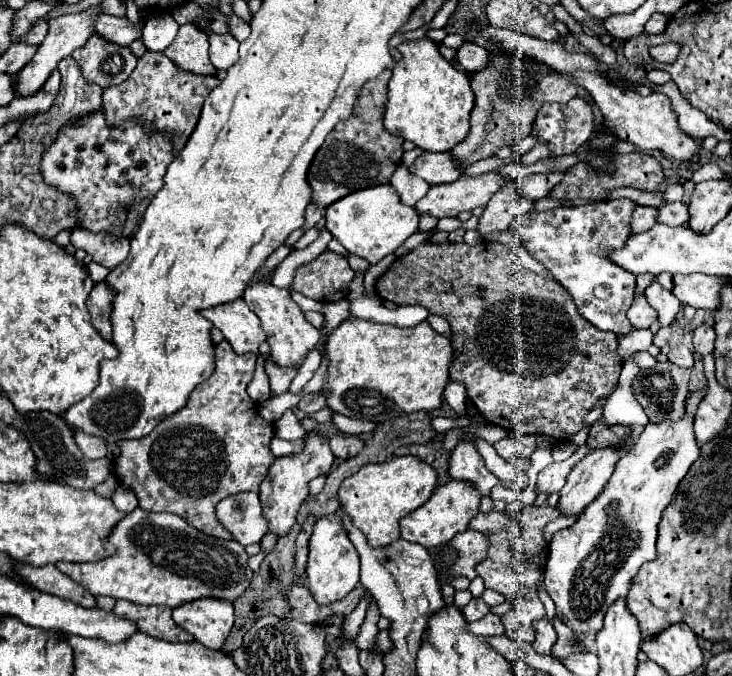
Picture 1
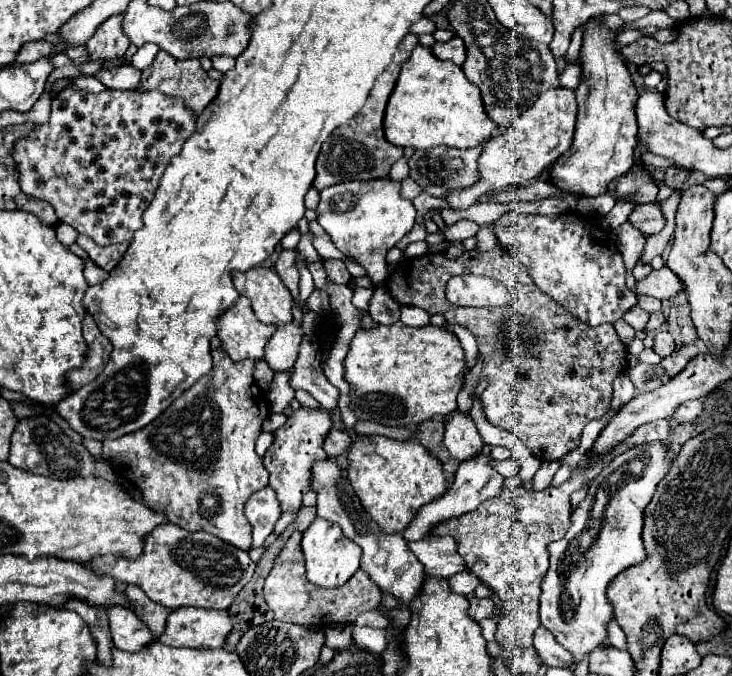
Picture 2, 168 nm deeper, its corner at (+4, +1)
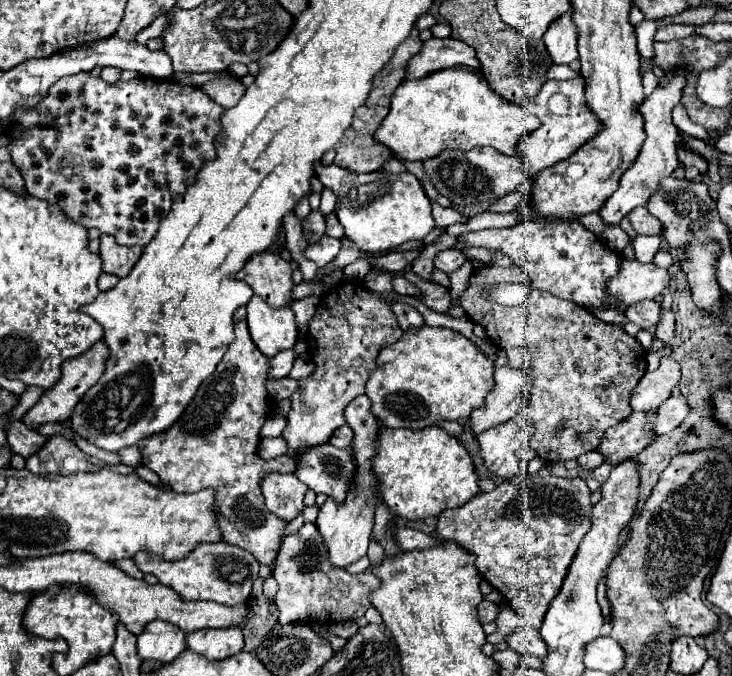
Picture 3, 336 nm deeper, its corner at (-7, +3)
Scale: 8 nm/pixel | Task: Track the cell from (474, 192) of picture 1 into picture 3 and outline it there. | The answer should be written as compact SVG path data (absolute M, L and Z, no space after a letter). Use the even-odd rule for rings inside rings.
M582 77L572 81L546 81L540 93L526 105L526 111L534 113L542 121L542 125L536 131L528 133L518 143L518 155L526 159L526 171L530 177L540 173L540 169L548 169L554 163L568 159L580 145L590 141L600 129L598 119L586 105Z

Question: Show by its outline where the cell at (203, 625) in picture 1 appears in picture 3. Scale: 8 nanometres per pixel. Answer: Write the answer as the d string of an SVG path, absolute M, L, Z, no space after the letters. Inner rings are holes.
M198 629L196 633L186 633L186 641L194 653L208 659L226 659L240 653L244 647L244 637L240 629Z

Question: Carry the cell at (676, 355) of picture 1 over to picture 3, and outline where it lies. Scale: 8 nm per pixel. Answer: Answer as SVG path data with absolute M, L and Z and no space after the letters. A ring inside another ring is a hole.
M662 311L662 319L656 327L656 337L662 343L670 343L674 339L674 331L676 331L676 321L674 321L674 313L672 311Z

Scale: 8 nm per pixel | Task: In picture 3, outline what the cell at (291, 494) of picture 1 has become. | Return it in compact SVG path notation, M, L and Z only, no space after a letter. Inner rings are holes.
M344 281L326 293L328 295L320 297L320 305L306 335L316 371L312 377L302 379L298 391L290 397L292 409L288 413L288 425L282 433L288 443L286 455L294 461L300 449L328 443L332 433L346 423L344 407L354 397L364 393L378 349L398 341L404 333L396 321L396 315L390 311L390 305L380 297L374 297L374 293L362 283Z

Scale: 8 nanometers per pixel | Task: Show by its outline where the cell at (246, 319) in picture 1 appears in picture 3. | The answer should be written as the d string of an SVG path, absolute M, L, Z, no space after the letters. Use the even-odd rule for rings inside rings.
M254 295L246 305L246 311L250 337L266 357L274 357L276 353L294 347L298 331L290 307L272 309L262 297Z

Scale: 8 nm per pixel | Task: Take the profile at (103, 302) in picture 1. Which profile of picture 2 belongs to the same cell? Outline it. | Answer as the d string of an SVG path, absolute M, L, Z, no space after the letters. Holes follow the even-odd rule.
M87 313L87 317L83 319L83 339L87 343L87 351L85 351L85 363L67 373L67 389L69 393L77 391L81 385L91 383L101 369L105 367L105 363L109 361L111 355L111 343L109 339L105 339L97 327L97 323L93 321L93 317Z

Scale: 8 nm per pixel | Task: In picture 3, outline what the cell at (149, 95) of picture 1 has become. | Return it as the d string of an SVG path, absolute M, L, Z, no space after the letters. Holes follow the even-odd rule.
M220 71L218 75L220 77L216 77L216 79L208 81L208 83L204 83L204 85L200 85L200 89L208 97L212 97L212 101L216 101L218 105L222 105L224 109L234 107L240 101L240 97L244 95L244 91L246 91L244 85L236 77L224 73L224 71Z

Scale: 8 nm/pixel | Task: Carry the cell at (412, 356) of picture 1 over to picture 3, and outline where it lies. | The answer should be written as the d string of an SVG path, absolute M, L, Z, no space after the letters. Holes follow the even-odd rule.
M428 327L404 331L400 341L380 349L376 357L378 369L372 371L366 383L366 395L372 401L372 413L386 427L424 429L436 421L464 421L470 411L484 405L484 397L494 385L494 361L490 361L470 339L448 327Z

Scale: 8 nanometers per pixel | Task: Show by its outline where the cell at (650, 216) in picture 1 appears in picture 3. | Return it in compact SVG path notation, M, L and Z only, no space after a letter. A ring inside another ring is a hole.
M640 301L626 309L628 321L636 323L640 329L646 329L646 331L654 331L656 321L660 321L660 313L662 309L660 309L660 303L656 301Z

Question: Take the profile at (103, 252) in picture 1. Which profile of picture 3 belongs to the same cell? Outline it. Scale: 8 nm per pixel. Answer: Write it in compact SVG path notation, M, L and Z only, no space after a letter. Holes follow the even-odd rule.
M100 235L100 257L106 273L124 277L140 259L142 247L122 247L110 235Z

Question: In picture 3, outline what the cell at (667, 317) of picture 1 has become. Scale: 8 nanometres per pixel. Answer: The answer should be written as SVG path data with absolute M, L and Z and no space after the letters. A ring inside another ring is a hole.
M636 235L634 239L634 251L636 251L636 259L640 263L652 263L654 255L660 249L660 237L644 237L644 235Z

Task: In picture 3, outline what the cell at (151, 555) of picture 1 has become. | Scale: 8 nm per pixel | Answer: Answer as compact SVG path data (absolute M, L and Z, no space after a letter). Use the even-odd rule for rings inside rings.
M224 541L196 545L196 549L188 553L188 557L178 561L162 561L156 559L152 553L138 553L132 559L142 573L156 575L162 585L174 589L184 601L214 601L230 607L240 605L248 599L252 583L258 577L260 569L260 563L256 561L256 557L252 557L252 553Z

